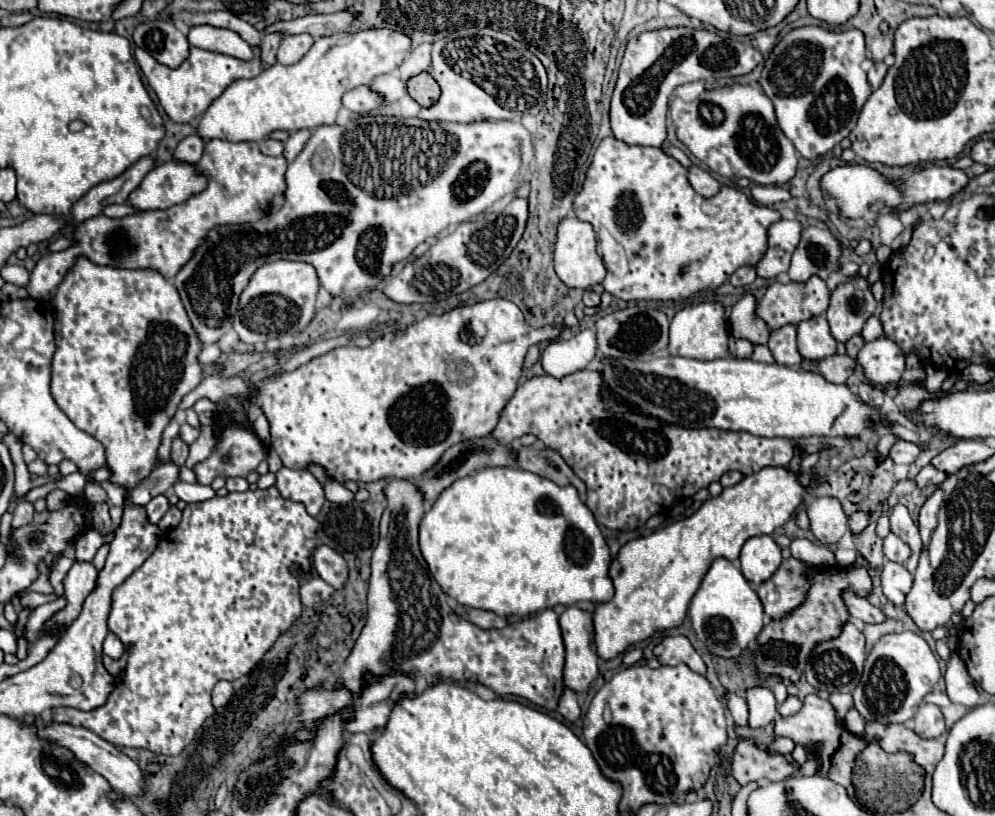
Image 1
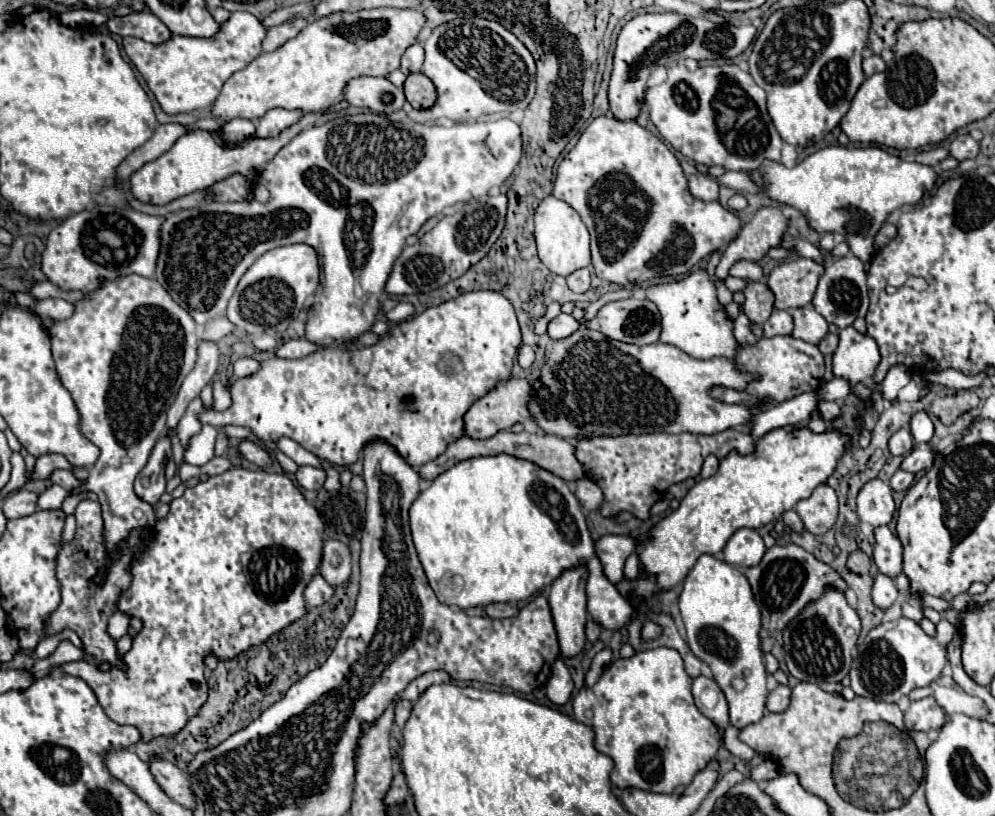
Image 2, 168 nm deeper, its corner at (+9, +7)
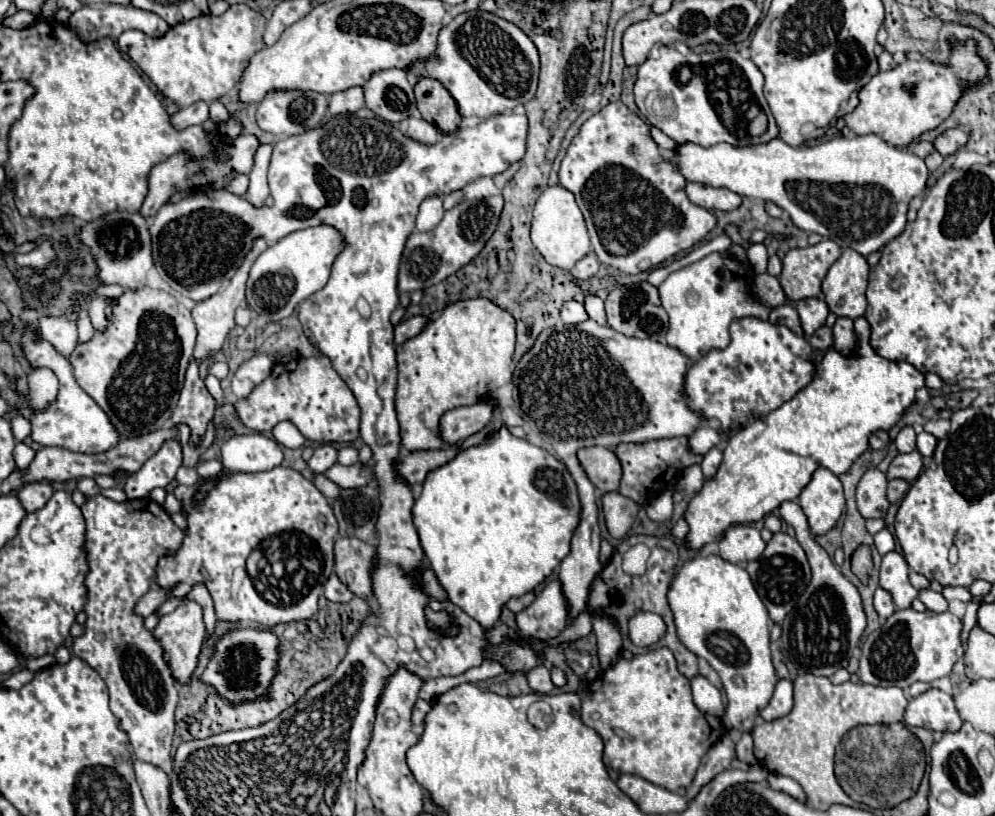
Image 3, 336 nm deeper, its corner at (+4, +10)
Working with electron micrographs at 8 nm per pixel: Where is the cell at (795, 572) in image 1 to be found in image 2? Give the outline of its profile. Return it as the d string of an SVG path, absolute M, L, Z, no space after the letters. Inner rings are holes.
M794 543L786 547L780 547L780 545L770 547L762 557L760 565L746 567L744 575L750 581L758 607L762 611L762 627L768 629L772 635L782 631L784 625L790 623L808 603L820 599L828 587L840 593L848 589L846 581L838 575L838 571L834 571L830 565L816 559L812 553L808 553L806 549Z

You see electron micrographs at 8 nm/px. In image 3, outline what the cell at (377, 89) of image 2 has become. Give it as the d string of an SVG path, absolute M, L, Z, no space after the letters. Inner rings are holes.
M383 70L363 84L367 108L385 122L401 122L417 112L413 86L407 82L405 70Z

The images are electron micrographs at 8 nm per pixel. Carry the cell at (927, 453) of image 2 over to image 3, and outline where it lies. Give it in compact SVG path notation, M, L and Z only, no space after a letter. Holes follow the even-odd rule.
M915 450L915 452L909 452L909 454L897 454L893 458L893 462L889 464L889 470L887 470L887 480L895 480L895 478L901 478L901 480L907 480L907 482L913 482L919 472L921 472L921 460L923 456Z

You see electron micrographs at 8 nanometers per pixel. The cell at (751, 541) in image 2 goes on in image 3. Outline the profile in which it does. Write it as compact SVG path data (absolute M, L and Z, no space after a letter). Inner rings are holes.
M737 524L731 526L719 540L719 556L727 562L739 564L757 560L765 550L765 542L755 526Z

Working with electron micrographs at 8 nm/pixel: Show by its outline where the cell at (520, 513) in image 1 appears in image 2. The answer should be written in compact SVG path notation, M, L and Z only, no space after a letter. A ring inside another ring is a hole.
M496 455L496 457L476 457L476 459L466 459L466 461L460 461L456 463L452 469L448 469L446 473L442 473L440 477L436 477L432 481L432 485L420 493L420 497L412 503L410 507L410 531L412 531L412 539L414 539L414 545L416 545L416 551L418 551L418 557L420 557L420 563L426 571L426 577L428 577L428 583L430 587L436 591L438 599L446 605L458 605L460 609L468 609L468 607L486 607L488 603L518 603L518 601L526 601L530 599L532 595L536 595L540 589L544 589L546 585L552 585L552 581L556 581L556 577L560 577L566 569L574 569L574 567L588 567L588 581L586 581L586 593L588 593L588 613L590 617L600 623L604 629L618 629L622 627L626 621L630 621L634 609L632 605L618 593L618 589L608 581L608 577L604 575L604 569L602 569L602 563L596 555L596 549L594 549L594 539L590 535L590 529L586 525L586 517L582 513L582 507L576 499L576 495L568 489L566 481L532 465L530 461L522 461L522 459L516 459L516 457L510 457L510 455ZM446 575L458 575L462 577L464 585L462 585L462 591L458 591L456 595L450 595L452 591L452 581L446 581Z

